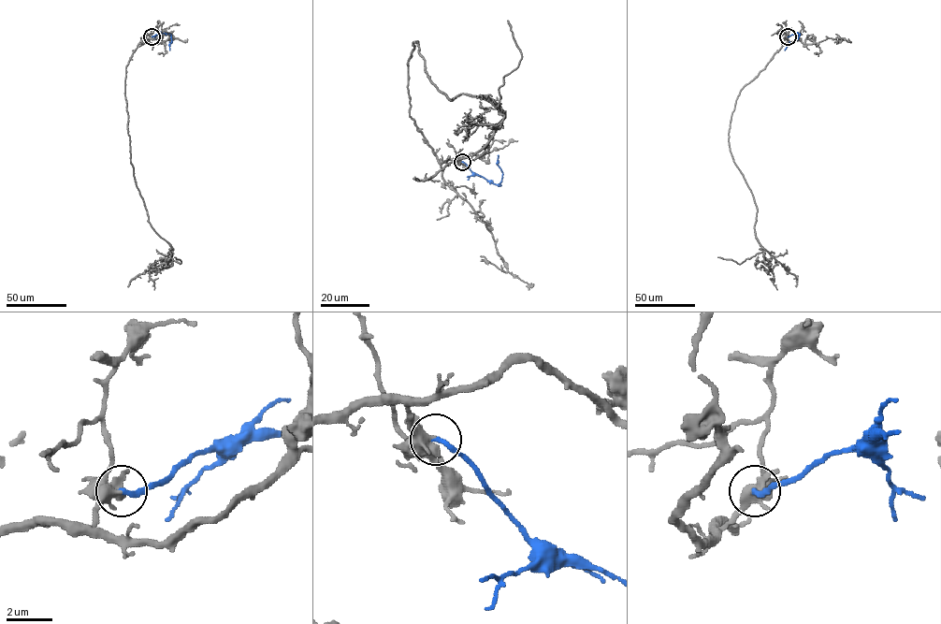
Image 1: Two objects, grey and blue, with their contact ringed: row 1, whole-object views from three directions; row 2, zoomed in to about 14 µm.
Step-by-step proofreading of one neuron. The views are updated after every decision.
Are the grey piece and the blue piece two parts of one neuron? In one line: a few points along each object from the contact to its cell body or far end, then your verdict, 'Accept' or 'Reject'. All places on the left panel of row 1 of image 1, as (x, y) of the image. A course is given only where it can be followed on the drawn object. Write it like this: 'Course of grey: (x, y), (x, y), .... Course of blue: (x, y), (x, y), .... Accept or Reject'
Course of grey: (152, 36), (138, 44), (125, 67), (130, 163), (148, 222), (173, 250), (160, 265), (137, 275), (127, 286). Course of blue: (152, 36), (170, 35), (169, 50). Accept

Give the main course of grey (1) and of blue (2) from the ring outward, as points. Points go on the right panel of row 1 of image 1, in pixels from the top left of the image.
1: (788, 36), (764, 67), (740, 91), (729, 142), (734, 163), (754, 199), (757, 240), (796, 277), (796, 286)
2: (788, 36), (799, 35), (784, 50)

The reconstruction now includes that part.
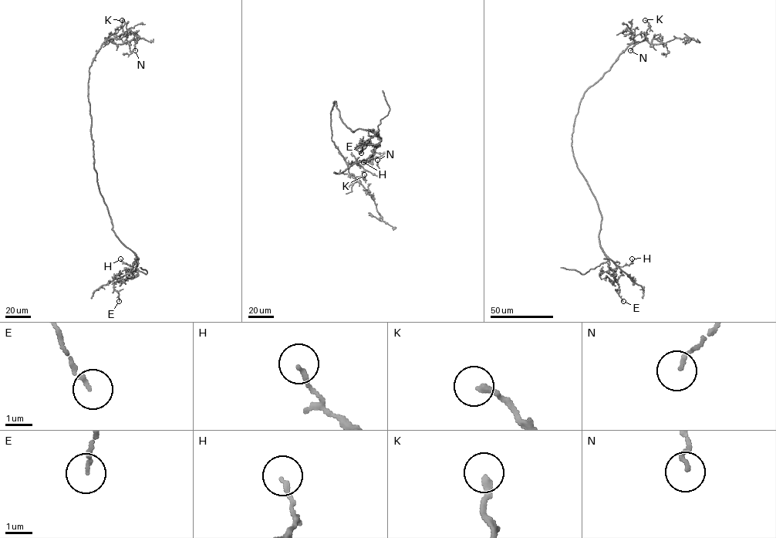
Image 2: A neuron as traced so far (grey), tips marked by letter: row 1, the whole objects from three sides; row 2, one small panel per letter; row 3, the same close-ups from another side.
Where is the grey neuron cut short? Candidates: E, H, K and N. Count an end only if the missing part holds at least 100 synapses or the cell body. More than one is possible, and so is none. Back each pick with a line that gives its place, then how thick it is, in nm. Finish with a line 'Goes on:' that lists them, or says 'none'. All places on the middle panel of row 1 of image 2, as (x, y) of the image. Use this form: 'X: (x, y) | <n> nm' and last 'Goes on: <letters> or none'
Goes on: none

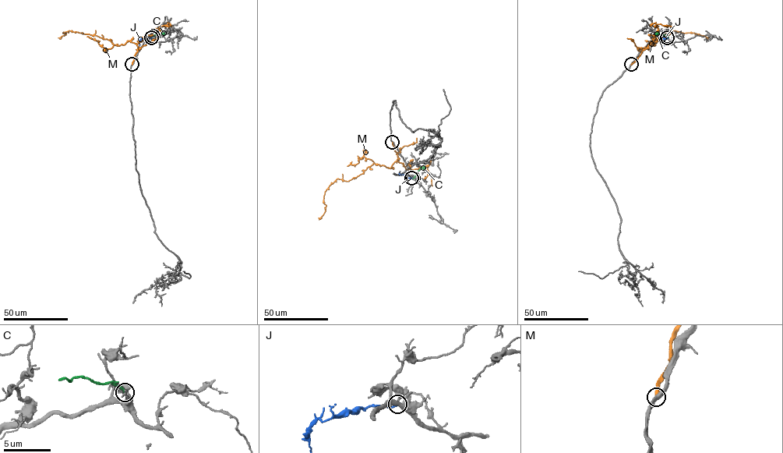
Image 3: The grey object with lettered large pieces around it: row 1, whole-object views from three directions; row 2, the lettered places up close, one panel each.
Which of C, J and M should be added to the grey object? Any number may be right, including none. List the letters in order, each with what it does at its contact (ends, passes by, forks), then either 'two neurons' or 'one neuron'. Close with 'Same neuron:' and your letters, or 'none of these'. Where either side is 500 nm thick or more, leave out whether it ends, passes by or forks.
C: two neurons
J: it ends; two neurons
M: it ends; two neurons
Same neuron: none of these

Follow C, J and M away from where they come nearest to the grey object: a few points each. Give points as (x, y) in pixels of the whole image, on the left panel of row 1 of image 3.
C: (153, 36), (164, 33)
J: (151, 37), (140, 40), (139, 45)
M: (132, 65), (138, 46), (133, 42), (114, 45), (96, 35), (71, 30), (58, 37)

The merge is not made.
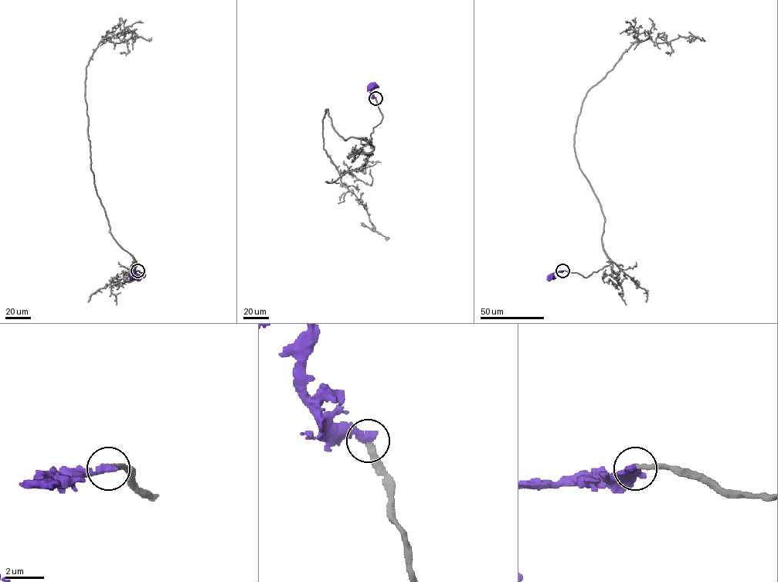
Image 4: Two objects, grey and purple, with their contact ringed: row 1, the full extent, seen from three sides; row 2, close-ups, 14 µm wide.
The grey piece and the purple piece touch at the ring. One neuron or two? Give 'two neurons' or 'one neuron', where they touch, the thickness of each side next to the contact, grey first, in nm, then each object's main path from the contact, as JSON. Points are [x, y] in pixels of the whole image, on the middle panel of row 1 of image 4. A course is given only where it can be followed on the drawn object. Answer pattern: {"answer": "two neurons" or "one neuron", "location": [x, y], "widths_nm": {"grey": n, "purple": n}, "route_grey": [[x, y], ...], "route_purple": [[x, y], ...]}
{"answer": "one neuron", "location": [375, 98], "widths_nm": {"grey": 320, "purple": 440}, "route_grey": [[375, 98], [382, 118], [371, 134], [372, 147], [340, 136], [327, 109], [323, 148], [375, 230], [388, 237]], "route_purple": [[375, 98], [371, 93], [372, 86]]}

